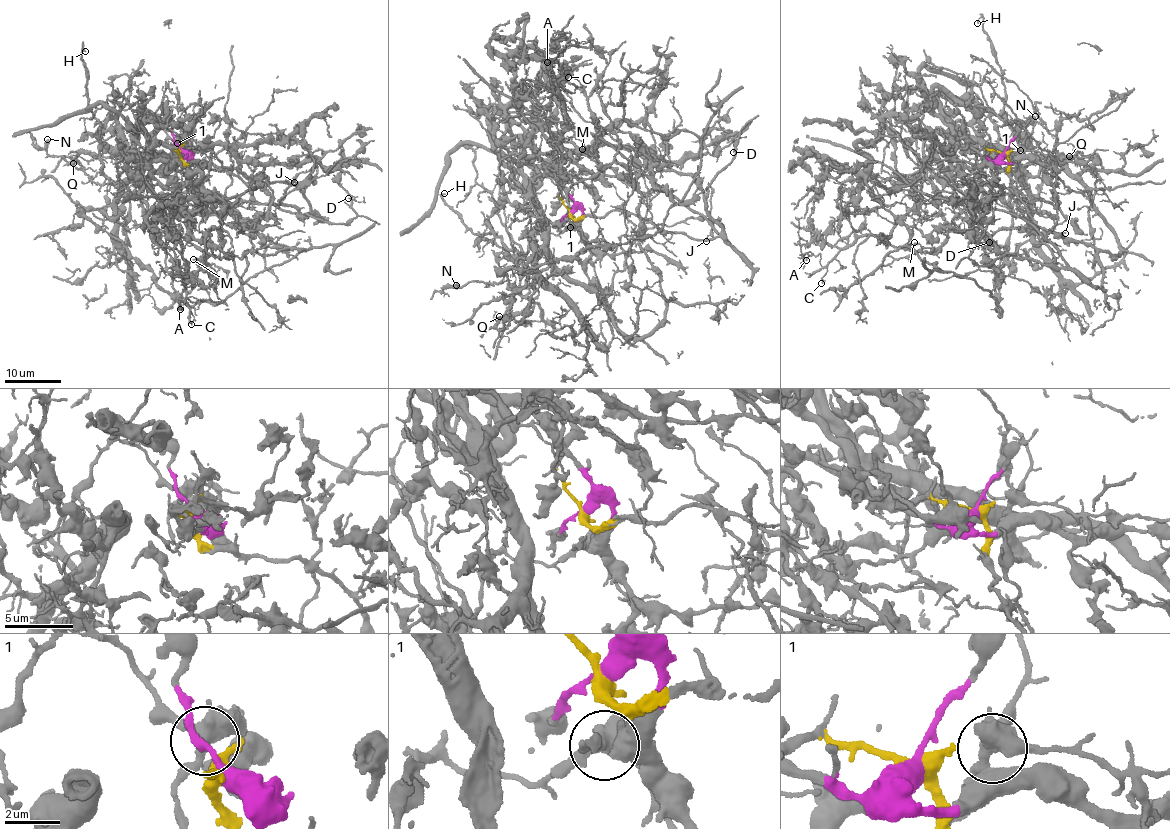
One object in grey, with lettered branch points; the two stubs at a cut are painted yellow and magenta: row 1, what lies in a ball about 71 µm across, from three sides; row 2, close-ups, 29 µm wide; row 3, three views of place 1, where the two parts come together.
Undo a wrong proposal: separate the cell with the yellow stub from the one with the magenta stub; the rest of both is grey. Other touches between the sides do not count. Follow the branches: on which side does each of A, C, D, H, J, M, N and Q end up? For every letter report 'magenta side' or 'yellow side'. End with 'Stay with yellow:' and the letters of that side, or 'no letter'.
A: magenta side
C: magenta side
D: yellow side
H: magenta side
J: yellow side
M: magenta side
N: magenta side
Q: magenta side
Stay with yellow: D, J

